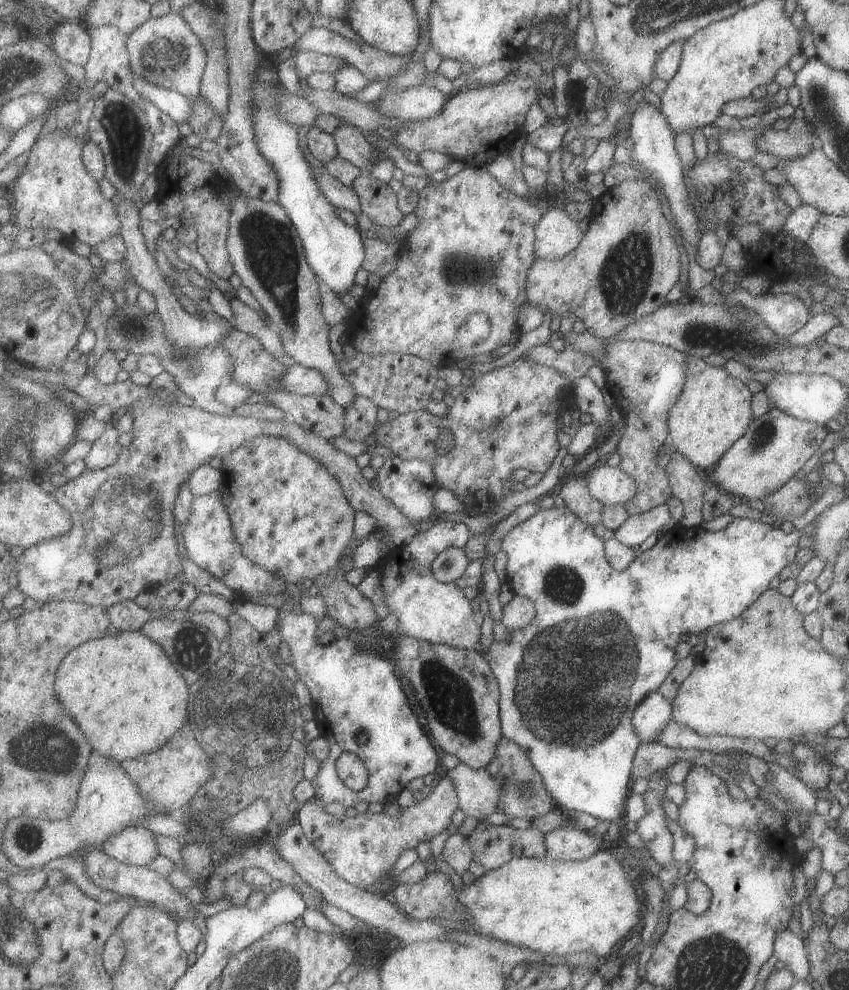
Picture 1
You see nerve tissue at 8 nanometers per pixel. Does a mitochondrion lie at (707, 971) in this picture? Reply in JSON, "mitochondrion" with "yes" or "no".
{"mitochondrion":"yes"}

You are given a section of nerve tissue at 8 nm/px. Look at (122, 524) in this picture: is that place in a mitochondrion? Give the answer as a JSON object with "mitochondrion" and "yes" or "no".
{"mitochondrion":"yes"}

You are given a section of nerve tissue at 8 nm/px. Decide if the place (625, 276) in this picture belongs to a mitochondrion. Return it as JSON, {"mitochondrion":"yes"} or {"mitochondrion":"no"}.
{"mitochondrion":"yes"}

